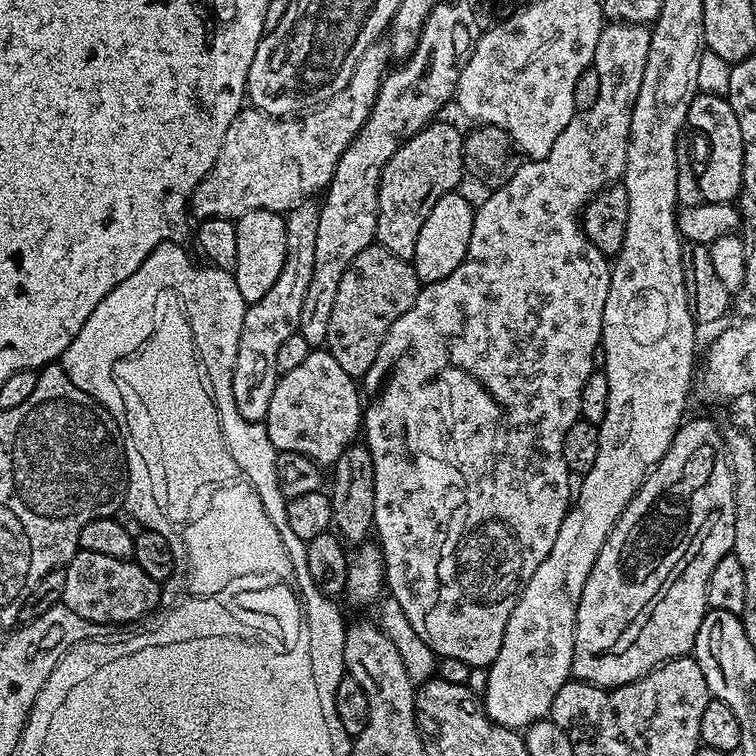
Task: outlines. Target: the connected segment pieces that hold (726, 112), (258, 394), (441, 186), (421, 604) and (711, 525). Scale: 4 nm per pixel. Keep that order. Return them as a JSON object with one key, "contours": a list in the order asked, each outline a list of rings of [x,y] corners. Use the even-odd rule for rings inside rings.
{"contours":[[[[698,94],[688,107],[687,127],[697,128],[708,139],[708,161],[704,169],[699,169],[700,199],[704,202],[735,201],[742,186],[742,162],[744,147],[742,146],[742,130],[738,130],[738,118],[734,118],[734,110],[723,96]]],[[[312,202],[297,204],[287,213],[286,226],[286,262],[282,262],[282,274],[278,282],[270,286],[263,298],[247,305],[242,318],[242,334],[238,338],[238,354],[234,358],[234,406],[242,418],[264,422],[268,419],[270,398],[274,398],[274,386],[278,379],[276,363],[278,346],[286,338],[297,335],[302,318],[302,301],[306,290],[310,290],[310,278],[314,278],[314,238],[318,238],[317,205]]],[[[433,122],[414,136],[408,137],[400,149],[393,154],[390,162],[380,175],[378,186],[378,226],[375,243],[381,244],[390,254],[411,261],[414,246],[418,242],[418,230],[422,230],[422,222],[426,222],[426,214],[434,210],[434,202],[448,192],[457,191],[461,187],[460,179],[465,179],[464,171],[464,136],[452,124]]],[[[619,22],[605,23],[602,34],[598,38],[598,50],[594,50],[594,58],[592,59],[592,67],[596,69],[596,73],[598,74],[598,102],[594,102],[594,106],[590,106],[590,110],[577,112],[576,115],[573,116],[570,126],[566,126],[566,130],[562,130],[562,134],[558,134],[558,138],[554,142],[554,150],[550,150],[550,154],[546,154],[546,158],[542,158],[541,160],[525,159],[523,161],[524,165],[522,165],[521,168],[519,165],[501,188],[491,189],[491,191],[487,193],[488,197],[486,197],[481,204],[478,204],[478,207],[475,209],[476,217],[474,218],[474,230],[470,234],[470,246],[466,250],[466,258],[462,262],[462,266],[458,266],[458,270],[454,270],[454,274],[450,274],[446,278],[442,278],[433,284],[426,284],[421,287],[418,298],[414,302],[414,306],[410,306],[410,310],[406,310],[406,314],[402,314],[402,318],[398,318],[398,322],[394,322],[394,326],[390,326],[390,330],[382,342],[382,350],[378,350],[378,358],[374,358],[374,366],[370,366],[370,370],[362,377],[362,388],[366,393],[366,403],[362,408],[362,436],[365,436],[363,439],[366,441],[368,450],[373,456],[374,536],[378,541],[380,551],[384,554],[384,578],[387,591],[392,598],[397,600],[398,605],[402,606],[402,611],[406,614],[406,617],[409,618],[410,624],[414,628],[415,633],[418,634],[419,638],[422,638],[422,640],[426,642],[426,646],[435,652],[437,657],[458,659],[459,662],[468,664],[470,669],[487,669],[488,665],[494,662],[494,658],[498,658],[498,650],[502,650],[502,638],[506,634],[506,622],[510,622],[510,614],[514,610],[516,603],[520,601],[520,595],[526,586],[526,582],[530,582],[530,574],[534,574],[534,570],[538,570],[538,566],[542,566],[546,554],[550,554],[550,546],[554,546],[554,538],[558,538],[558,530],[562,530],[562,522],[566,518],[568,509],[574,500],[574,480],[566,466],[566,458],[562,454],[562,446],[564,445],[564,439],[566,438],[566,430],[570,430],[570,426],[574,426],[574,422],[580,419],[582,386],[586,383],[586,378],[590,378],[590,374],[594,370],[595,364],[592,363],[594,363],[595,360],[597,363],[598,360],[598,349],[602,344],[600,338],[600,335],[602,334],[602,314],[606,310],[606,294],[610,290],[610,282],[612,281],[612,270],[609,257],[603,256],[598,250],[598,246],[594,246],[590,241],[588,241],[588,237],[585,236],[582,227],[582,213],[585,204],[587,204],[596,193],[602,191],[603,188],[607,188],[609,184],[617,183],[617,181],[623,177],[624,167],[626,166],[626,150],[628,149],[628,139],[630,138],[630,118],[632,117],[632,111],[634,110],[634,102],[638,98],[638,90],[642,90],[642,74],[646,74],[646,62],[648,61],[648,55],[650,54],[651,37],[651,31],[642,24],[622,24]],[[472,346],[474,346],[474,352],[472,352],[472,354],[478,356],[476,362],[470,362],[472,368],[476,370],[476,374],[478,374],[482,380],[486,380],[486,384],[492,388],[492,392],[494,392],[494,394],[496,394],[496,396],[498,396],[498,398],[500,398],[508,408],[514,410],[514,414],[512,414],[512,422],[510,422],[508,426],[502,426],[502,428],[500,428],[500,418],[496,418],[496,424],[494,424],[496,428],[490,428],[490,444],[480,444],[480,438],[478,438],[478,436],[470,436],[470,440],[468,440],[466,436],[468,436],[470,432],[452,432],[452,428],[448,426],[448,422],[452,422],[452,420],[448,420],[448,416],[450,416],[452,412],[446,410],[446,408],[450,408],[450,406],[448,406],[446,402],[440,402],[440,398],[434,400],[434,394],[432,394],[434,390],[428,390],[426,386],[422,386],[422,384],[436,384],[440,372],[442,372],[444,366],[452,360],[452,356],[454,356],[460,348],[466,348],[466,350],[468,350],[468,348],[472,348]]],[[[685,419],[677,428],[672,445],[656,467],[644,479],[644,484],[636,491],[636,497],[626,506],[626,510],[616,519],[616,524],[610,530],[606,542],[600,547],[594,566],[584,583],[582,598],[576,611],[576,633],[574,634],[574,654],[572,655],[572,676],[593,684],[599,688],[617,688],[623,684],[642,678],[647,672],[659,668],[666,660],[689,655],[696,645],[698,626],[702,626],[702,618],[708,611],[706,586],[710,582],[710,573],[718,561],[729,555],[734,546],[734,482],[732,472],[728,469],[728,460],[724,456],[724,434],[712,420]]]]}

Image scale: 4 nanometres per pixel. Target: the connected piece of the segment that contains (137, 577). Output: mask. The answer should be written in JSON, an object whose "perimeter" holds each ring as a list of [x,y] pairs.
{"perimeter":[[[78,550],[71,562],[64,568],[64,572],[66,586],[63,587],[62,593],[63,607],[74,610],[78,618],[86,618],[89,624],[132,626],[135,625],[132,624],[135,620],[142,619],[147,612],[152,612],[155,608],[157,611],[161,607],[161,585],[154,578],[150,578],[150,574],[146,574],[146,570],[142,570],[142,566],[138,566],[131,558],[123,560],[122,558],[110,558],[110,554],[94,554]]]}

